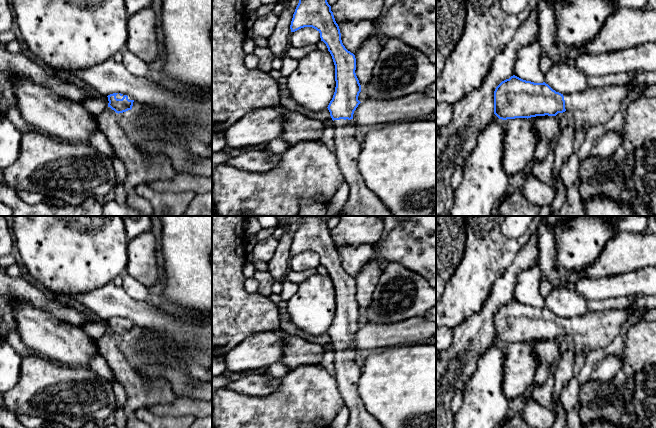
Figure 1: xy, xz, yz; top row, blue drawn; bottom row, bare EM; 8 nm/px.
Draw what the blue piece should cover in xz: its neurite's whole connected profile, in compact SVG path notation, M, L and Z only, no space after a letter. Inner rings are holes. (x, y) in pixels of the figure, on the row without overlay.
M301 216L293 238L290 253L295 256L312 251L320 257L335 289L336 311L328 329L333 344L333 366L337 388L349 410L346 428L384 428L366 409L358 392L361 367L356 364L353 338L358 329L361 309L356 300L356 282L342 267L341 257L331 230L327 226L330 216Z

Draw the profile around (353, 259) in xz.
M363 244L356 247L342 247L338 250L343 269L353 278L373 257L376 257L374 245Z

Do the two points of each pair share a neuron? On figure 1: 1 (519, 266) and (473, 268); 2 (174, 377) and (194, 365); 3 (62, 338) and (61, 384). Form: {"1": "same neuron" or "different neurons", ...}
{"1": "different neurons", "2": "different neurons", "3": "different neurons"}

